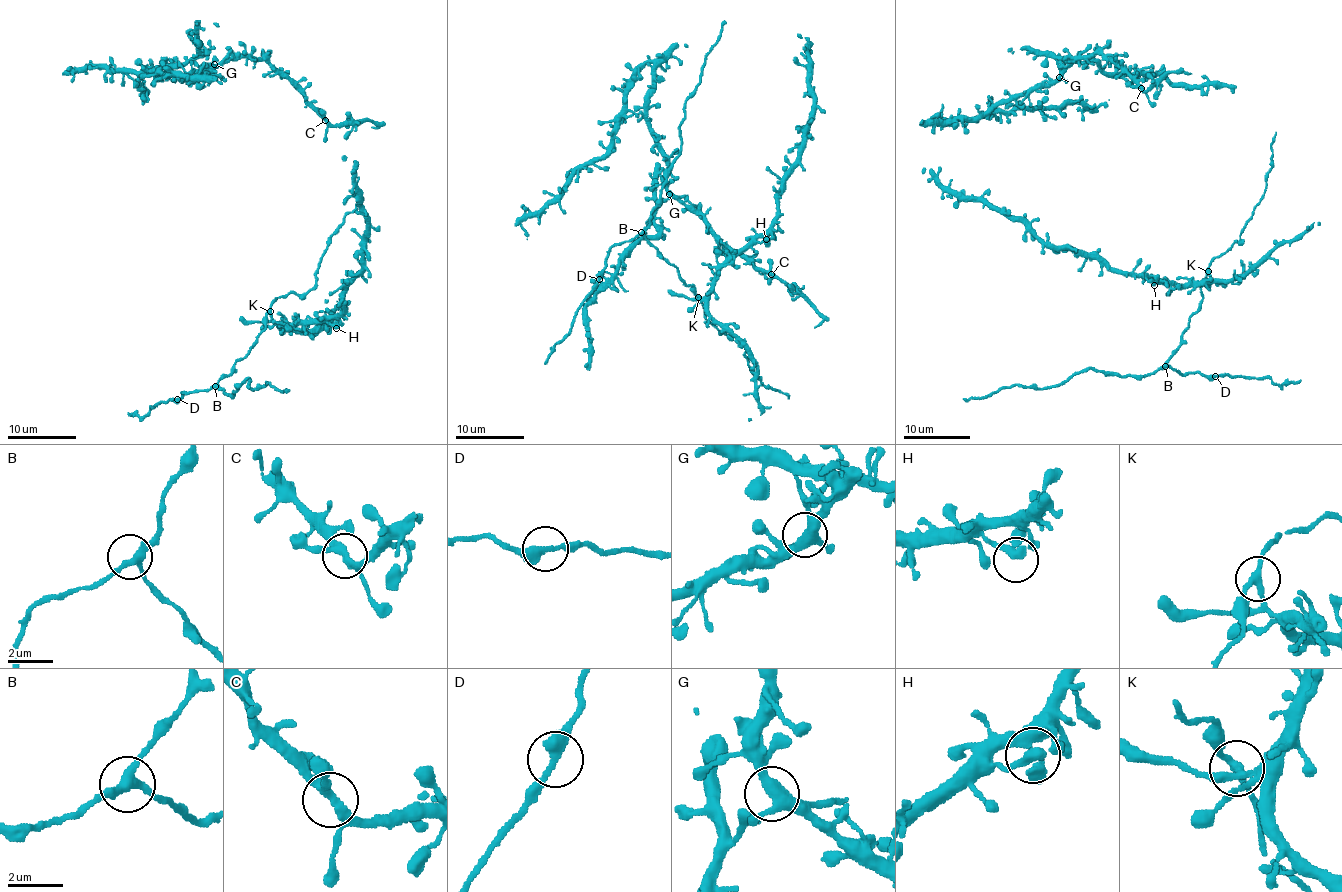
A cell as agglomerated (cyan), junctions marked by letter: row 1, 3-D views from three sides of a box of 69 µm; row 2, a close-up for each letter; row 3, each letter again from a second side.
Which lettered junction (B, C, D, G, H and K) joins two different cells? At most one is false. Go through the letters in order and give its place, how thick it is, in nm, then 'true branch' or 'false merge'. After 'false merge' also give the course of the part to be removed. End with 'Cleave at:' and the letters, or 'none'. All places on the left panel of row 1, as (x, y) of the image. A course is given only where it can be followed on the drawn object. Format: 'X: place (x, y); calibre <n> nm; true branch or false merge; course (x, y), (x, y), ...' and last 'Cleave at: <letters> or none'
B: place (215, 386); calibre 300 nm; true branch
C: place (325, 120); calibre 280 nm; true branch
D: place (177, 399); calibre 380 nm; true branch
G: place (214, 64); calibre 360 nm; true branch
H: place (336, 328); calibre 240 nm; true branch
K: place (270, 311); calibre 260 nm; true branch
Cleave at: none

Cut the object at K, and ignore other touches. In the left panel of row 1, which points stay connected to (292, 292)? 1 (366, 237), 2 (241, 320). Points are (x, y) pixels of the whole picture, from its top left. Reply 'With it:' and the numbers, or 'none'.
With it: none

